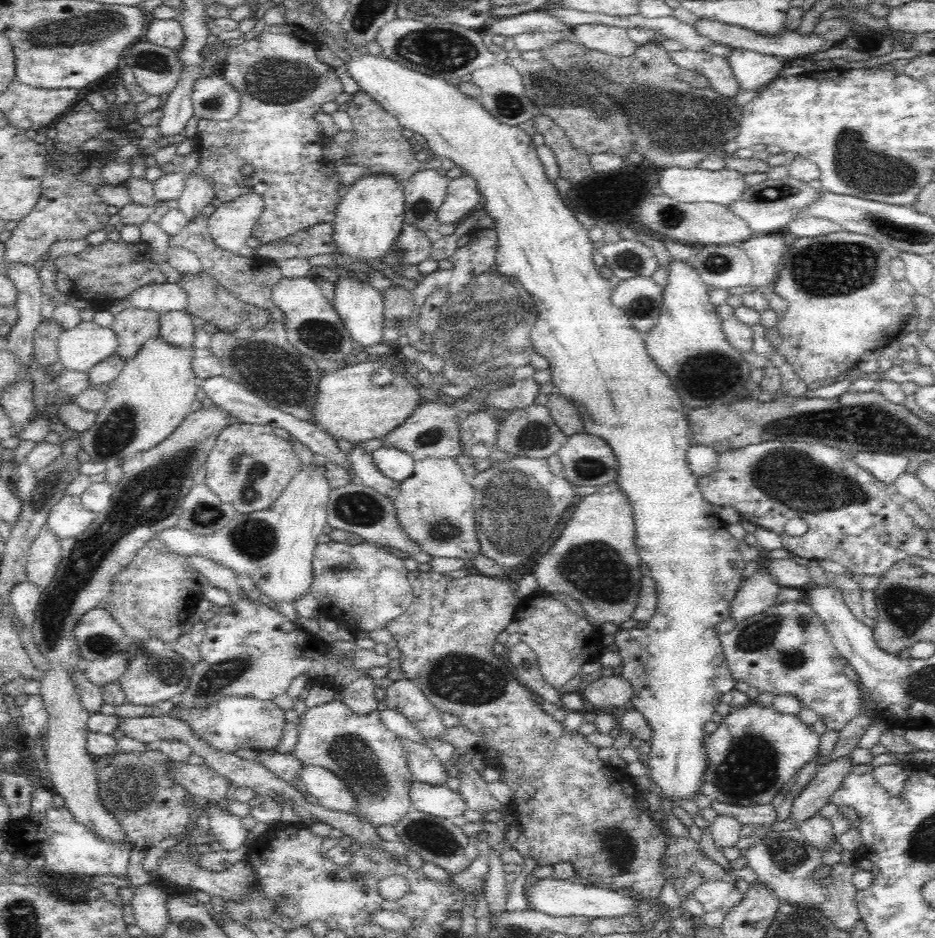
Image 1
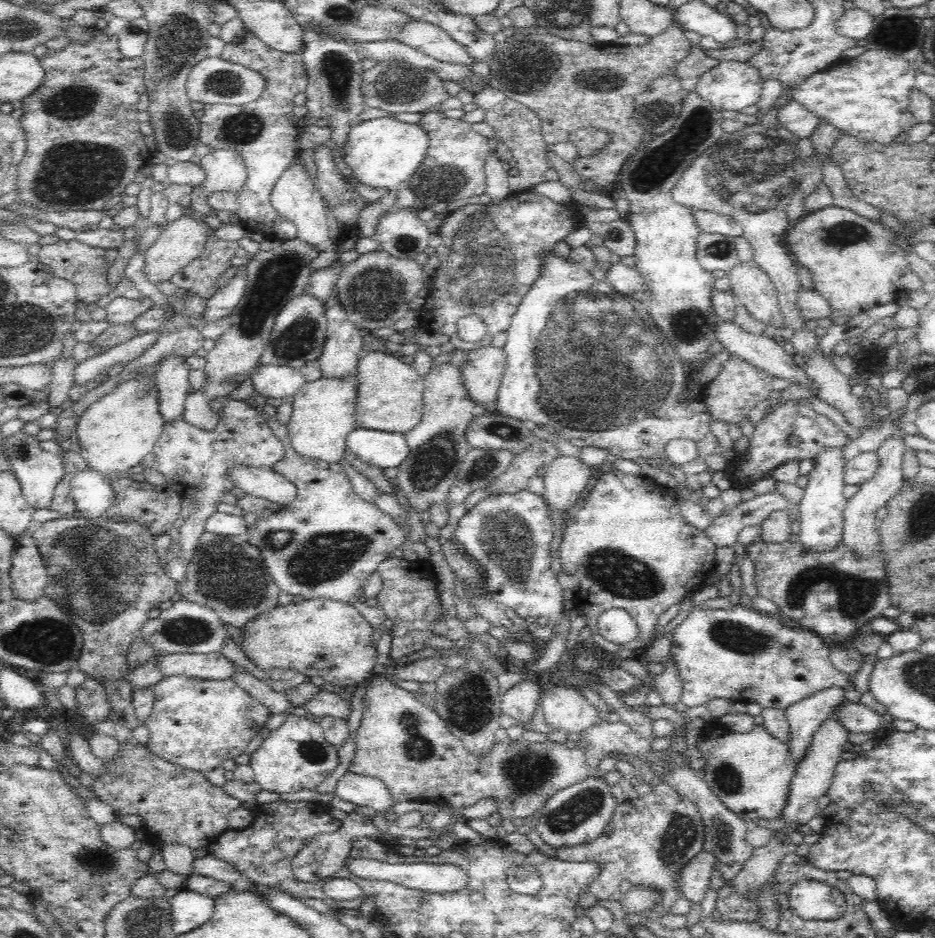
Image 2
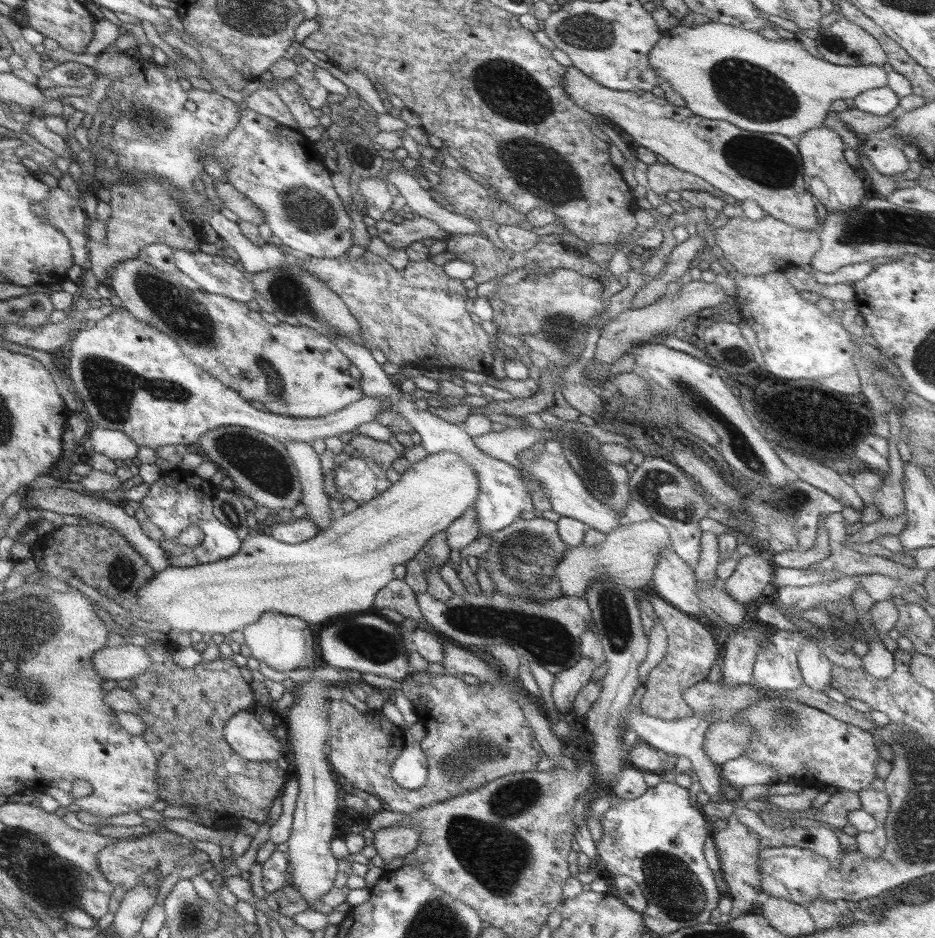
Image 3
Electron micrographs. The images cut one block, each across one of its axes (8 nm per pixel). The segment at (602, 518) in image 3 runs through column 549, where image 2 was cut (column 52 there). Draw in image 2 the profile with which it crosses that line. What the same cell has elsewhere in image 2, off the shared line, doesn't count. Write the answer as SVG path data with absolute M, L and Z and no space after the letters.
M18 432L16 436L10 436L10 440L4 440L2 442L2 452L8 454L8 458L12 462L12 468L14 468L12 472L20 480L22 494L28 500L28 504L34 510L48 510L52 506L52 500L54 500L54 490L56 490L56 486L62 482L62 478L66 474L64 460L58 458L56 454L44 452L38 438L28 438L22 432Z

